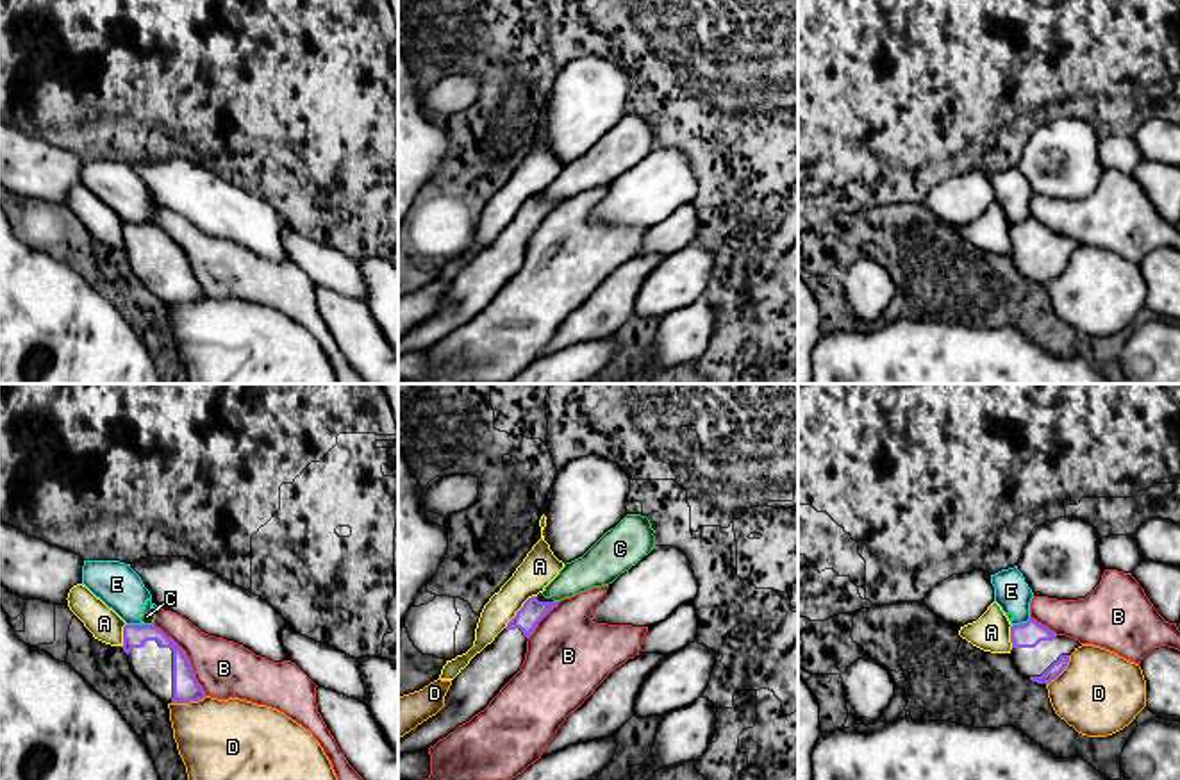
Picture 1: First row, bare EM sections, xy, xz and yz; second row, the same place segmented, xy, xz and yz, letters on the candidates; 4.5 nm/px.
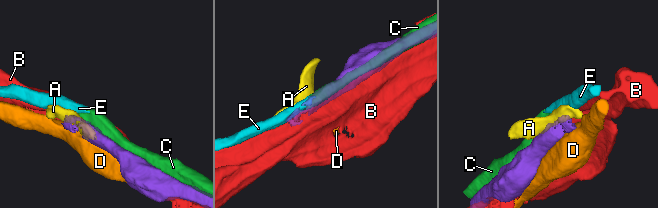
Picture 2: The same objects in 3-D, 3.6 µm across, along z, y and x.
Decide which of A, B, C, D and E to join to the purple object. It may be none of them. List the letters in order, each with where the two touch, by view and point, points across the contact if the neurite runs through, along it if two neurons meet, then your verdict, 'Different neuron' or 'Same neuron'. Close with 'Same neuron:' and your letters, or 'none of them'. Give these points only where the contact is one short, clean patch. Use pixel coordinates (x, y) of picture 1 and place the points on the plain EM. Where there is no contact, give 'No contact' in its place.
A: Touches purple at xz (520, 209). Different neuron
B: Touches purple at xy (188, 259). Different neuron
C: Touches purple at xy (149, 225). Different neuron
D: Touches purple at xy (188, 302). Different neuron
E: Touches purple at yz (1020, 225). Boundary: yz (1029, 218), (1013, 225). Different neuron
Same neuron: none of them

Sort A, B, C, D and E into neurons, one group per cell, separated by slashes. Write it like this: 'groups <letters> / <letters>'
groups A / B / C E / D

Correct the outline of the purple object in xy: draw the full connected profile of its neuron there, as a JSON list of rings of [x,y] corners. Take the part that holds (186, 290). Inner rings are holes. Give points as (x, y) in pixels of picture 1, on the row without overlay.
[[[125,225],[121,248],[136,277],[164,303],[205,298],[186,252],[155,225]]]

